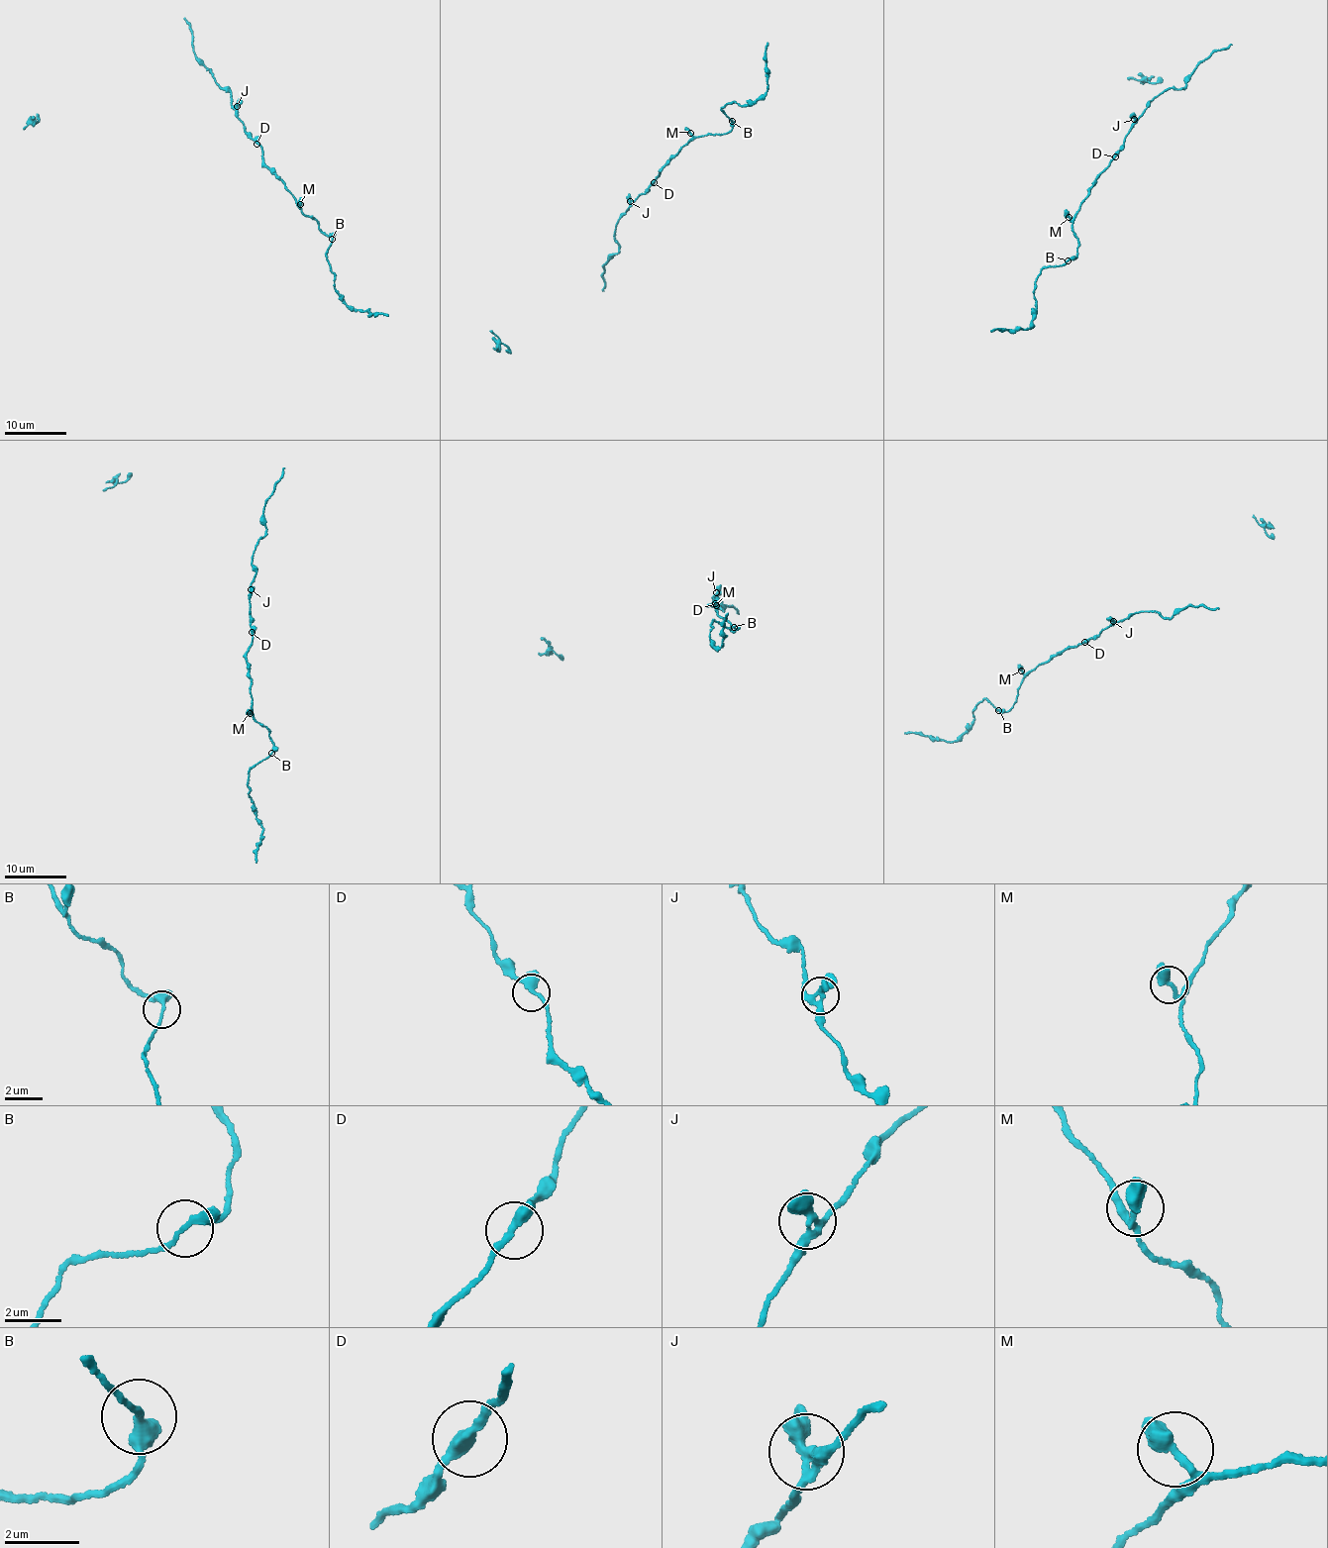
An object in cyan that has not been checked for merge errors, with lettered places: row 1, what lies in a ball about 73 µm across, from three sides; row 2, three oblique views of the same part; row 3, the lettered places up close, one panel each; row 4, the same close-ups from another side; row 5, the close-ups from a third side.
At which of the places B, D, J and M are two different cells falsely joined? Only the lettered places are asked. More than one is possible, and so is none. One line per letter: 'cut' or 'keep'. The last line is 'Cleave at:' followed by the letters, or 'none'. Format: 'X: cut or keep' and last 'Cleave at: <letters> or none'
B: keep
D: keep
J: keep
M: keep
Cleave at: none

